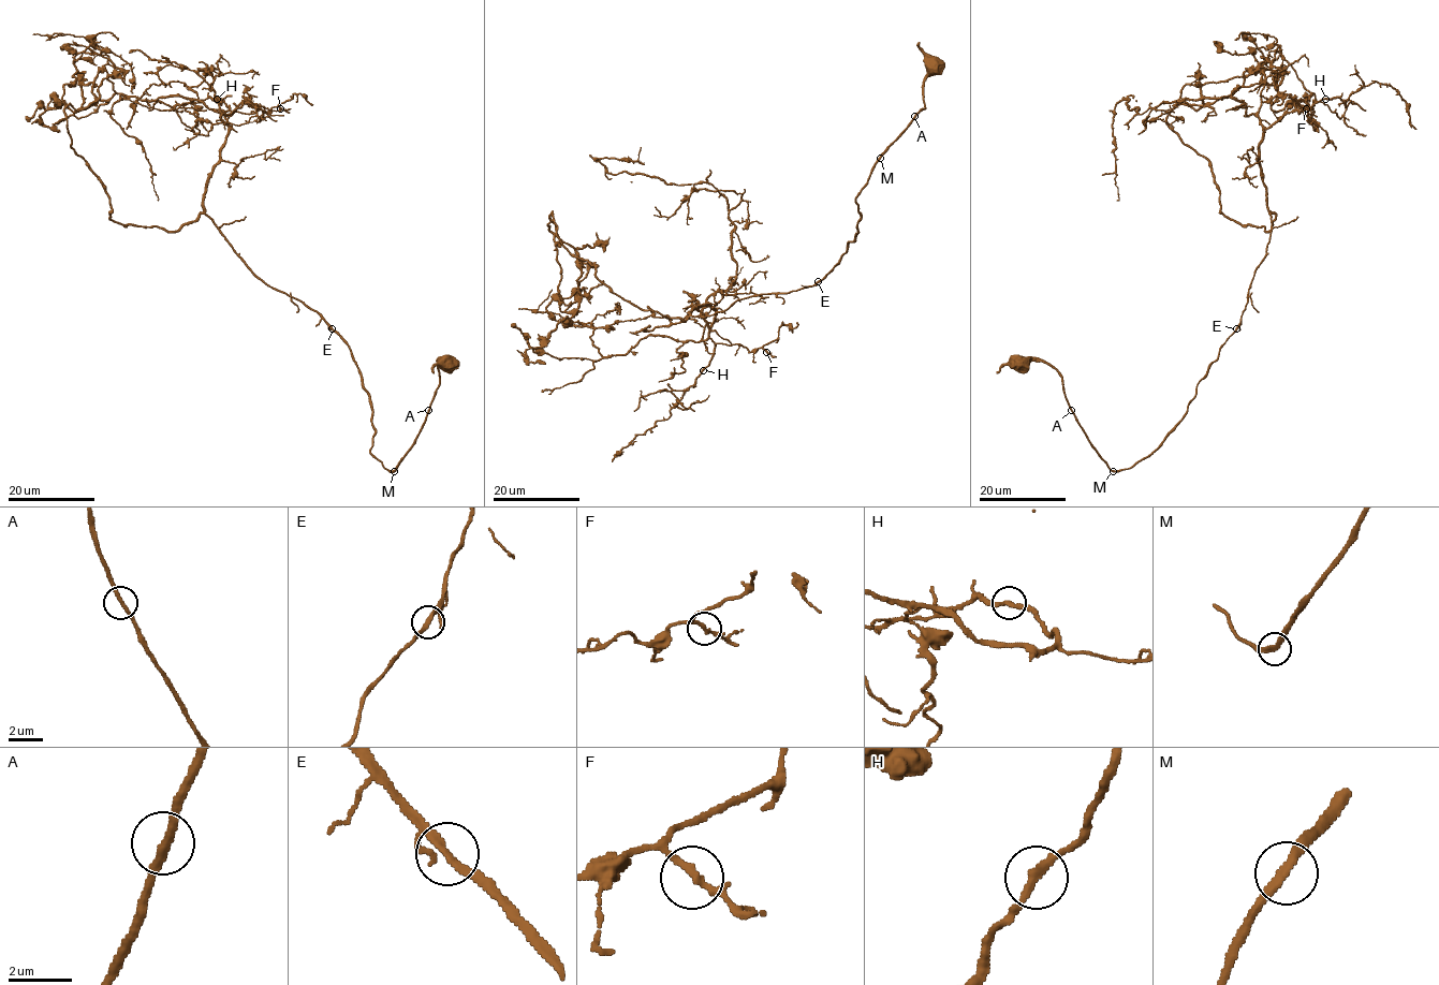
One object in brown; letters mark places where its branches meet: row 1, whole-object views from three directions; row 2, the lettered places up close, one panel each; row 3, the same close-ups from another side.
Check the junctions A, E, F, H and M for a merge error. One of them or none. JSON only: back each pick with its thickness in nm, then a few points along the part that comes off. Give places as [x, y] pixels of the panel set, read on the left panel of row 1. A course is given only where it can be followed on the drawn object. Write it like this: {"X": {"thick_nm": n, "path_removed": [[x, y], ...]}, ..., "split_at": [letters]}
{"split_at": []}

